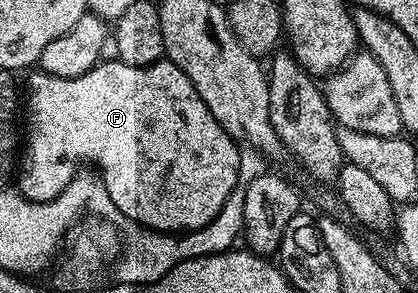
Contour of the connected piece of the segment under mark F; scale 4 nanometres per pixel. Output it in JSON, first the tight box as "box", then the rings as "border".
{"box":[18,59,241,233],"border":[[[108,59],[101,60],[93,69],[86,71],[86,75],[81,77],[71,77],[62,79],[61,77],[51,77],[48,73],[32,71],[28,77],[28,146],[23,146],[22,160],[18,165],[18,177],[20,173],[20,185],[18,191],[26,199],[31,201],[49,201],[60,194],[76,177],[78,167],[83,161],[89,161],[98,170],[99,176],[104,178],[104,186],[114,203],[116,213],[119,216],[129,217],[132,223],[137,226],[153,230],[158,233],[189,233],[192,229],[201,229],[222,211],[222,203],[226,203],[228,196],[234,189],[235,181],[238,179],[238,167],[241,146],[232,140],[232,136],[225,131],[210,115],[206,103],[194,91],[194,83],[186,79],[186,75],[172,61],[161,59],[152,65],[126,65],[117,64],[117,69],[112,69],[113,62]]]}

